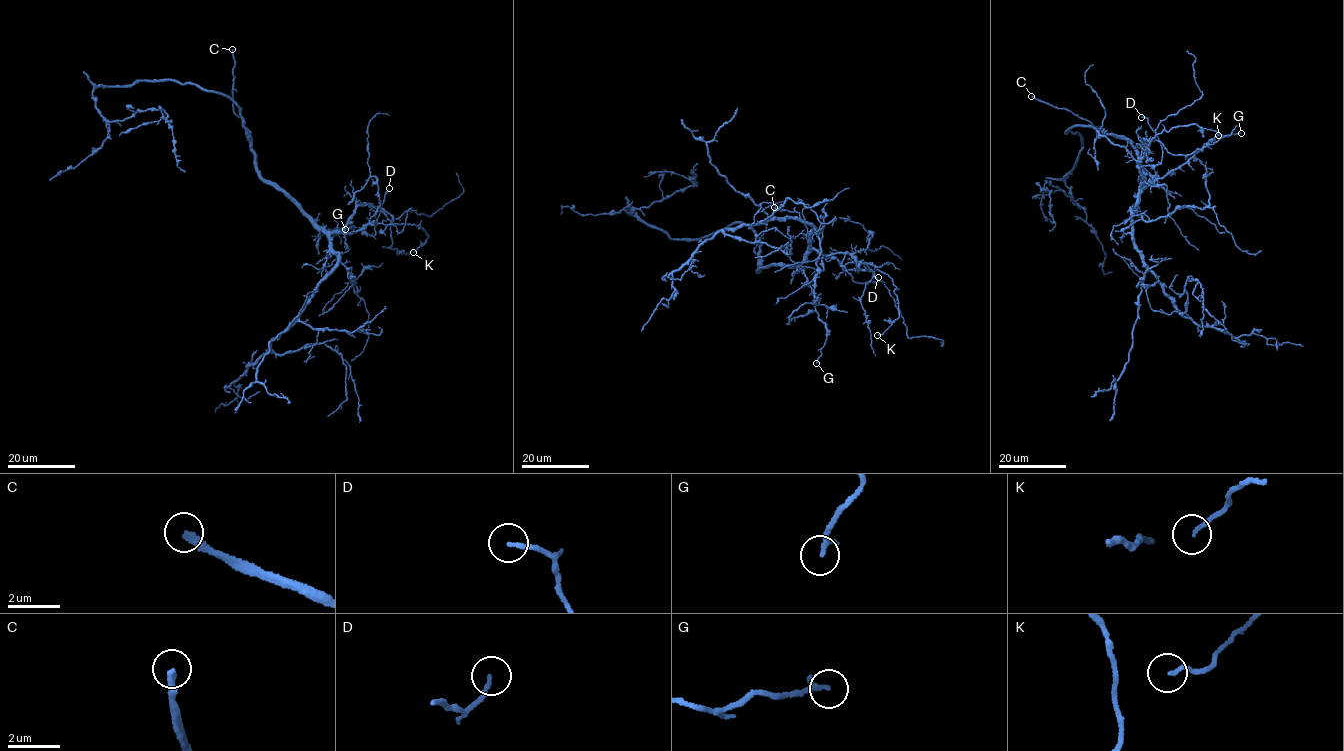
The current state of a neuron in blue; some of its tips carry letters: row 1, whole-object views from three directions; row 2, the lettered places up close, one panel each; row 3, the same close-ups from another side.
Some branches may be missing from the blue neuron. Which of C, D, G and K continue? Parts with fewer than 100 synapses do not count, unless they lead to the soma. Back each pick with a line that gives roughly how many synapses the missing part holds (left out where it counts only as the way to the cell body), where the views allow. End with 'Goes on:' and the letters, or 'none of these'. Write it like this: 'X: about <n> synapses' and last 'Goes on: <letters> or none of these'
Goes on: C

